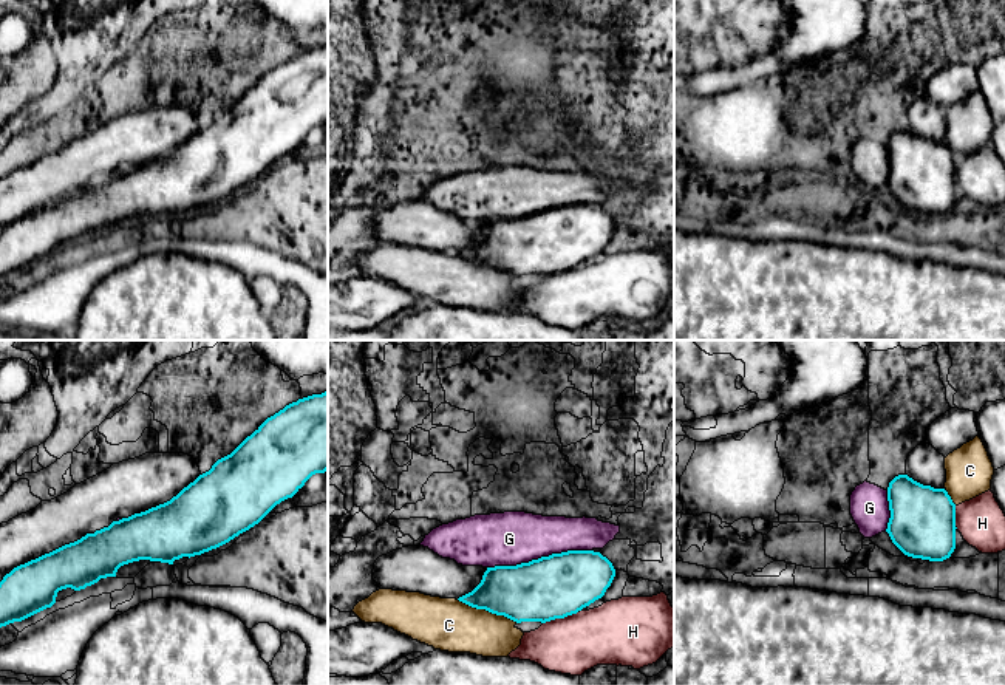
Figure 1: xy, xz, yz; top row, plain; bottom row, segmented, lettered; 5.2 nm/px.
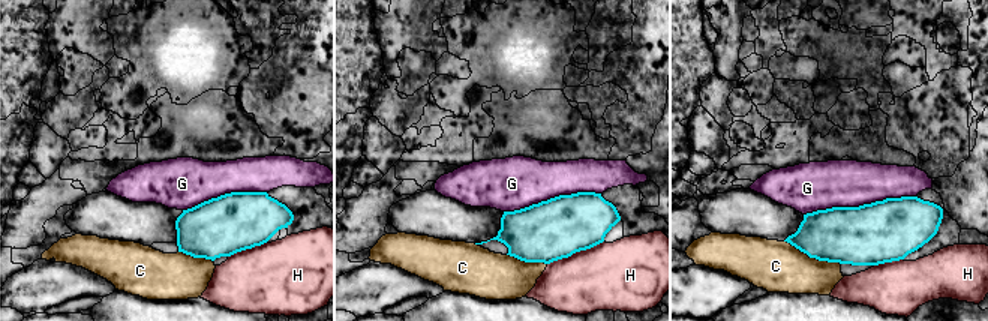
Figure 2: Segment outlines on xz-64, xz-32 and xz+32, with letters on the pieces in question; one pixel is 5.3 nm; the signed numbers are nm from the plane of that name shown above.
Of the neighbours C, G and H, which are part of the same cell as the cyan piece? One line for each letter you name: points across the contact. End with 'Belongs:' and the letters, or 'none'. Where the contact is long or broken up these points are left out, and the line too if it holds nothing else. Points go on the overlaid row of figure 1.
Belongs: none

